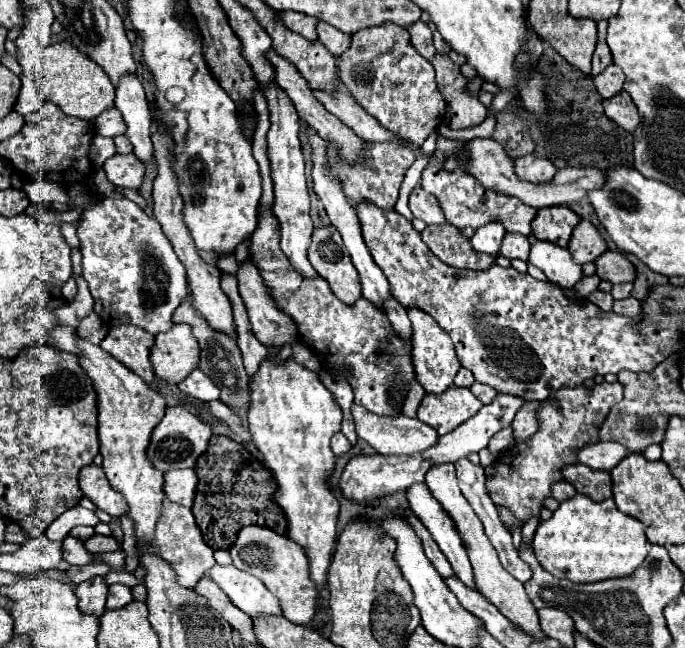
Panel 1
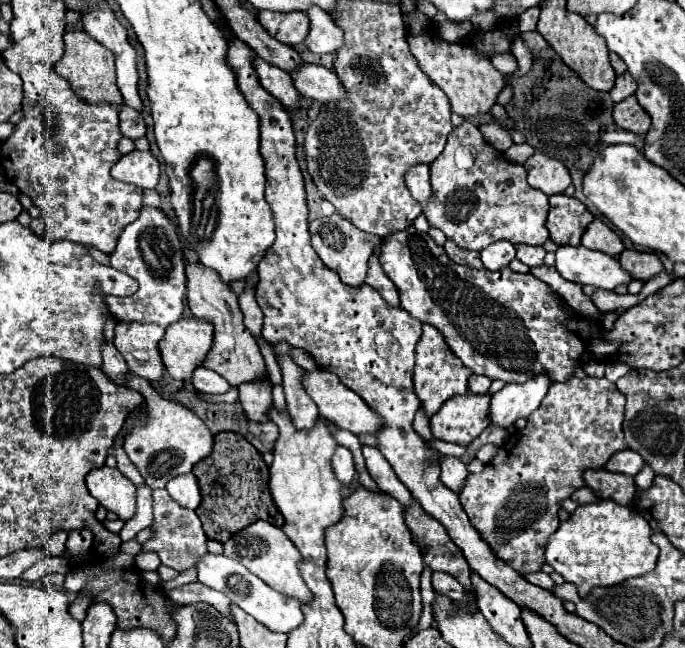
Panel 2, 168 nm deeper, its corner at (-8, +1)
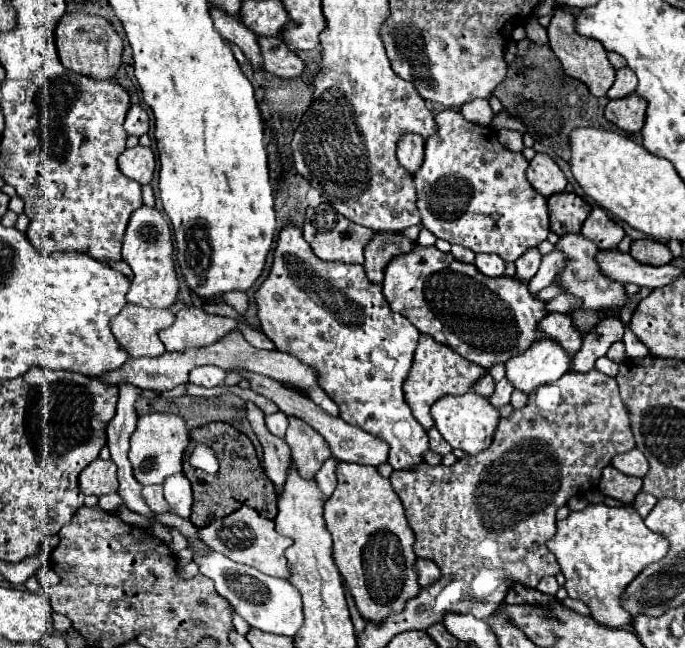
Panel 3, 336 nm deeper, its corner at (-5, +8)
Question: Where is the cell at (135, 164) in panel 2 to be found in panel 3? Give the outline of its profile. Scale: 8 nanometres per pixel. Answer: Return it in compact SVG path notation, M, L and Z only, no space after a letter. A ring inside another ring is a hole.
M133 147L133 149L125 149L119 155L119 169L123 175L127 175L129 179L147 185L153 179L155 173L155 155L149 147Z

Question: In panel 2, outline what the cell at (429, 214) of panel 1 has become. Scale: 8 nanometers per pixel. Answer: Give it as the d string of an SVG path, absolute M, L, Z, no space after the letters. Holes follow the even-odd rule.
M420 164L416 168L410 168L410 172L406 172L406 186L412 192L412 196L426 206L428 200L432 198L432 188L430 188L430 174L428 174L428 166Z

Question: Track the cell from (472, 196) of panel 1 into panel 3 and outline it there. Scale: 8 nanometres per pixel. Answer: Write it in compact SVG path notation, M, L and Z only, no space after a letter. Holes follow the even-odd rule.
M455 109L435 113L437 131L425 141L423 165L413 173L417 189L417 209L421 213L421 225L429 229L437 239L445 239L451 245L463 245L473 253L495 253L503 261L517 261L527 249L537 247L549 235L547 199L541 197L525 179L527 161L521 153L505 149L493 127L481 127L469 123Z

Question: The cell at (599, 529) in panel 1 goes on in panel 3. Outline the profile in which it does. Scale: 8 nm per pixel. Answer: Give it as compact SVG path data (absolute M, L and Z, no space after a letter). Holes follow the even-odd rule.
M599 503L587 505L583 511L571 511L567 519L557 521L557 533L547 547L561 565L569 597L581 599L597 623L617 629L631 623L629 611L621 607L621 595L647 565L665 557L669 541L661 533L647 529L631 505L607 507Z

